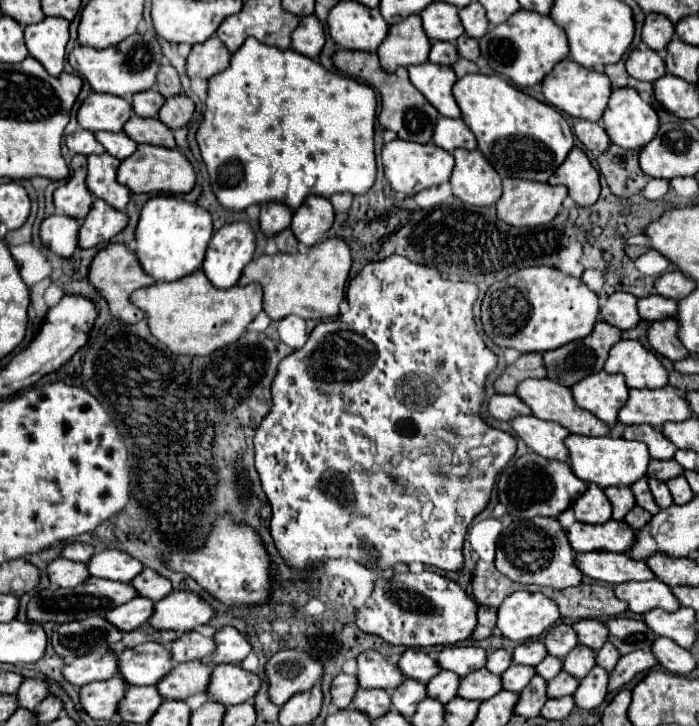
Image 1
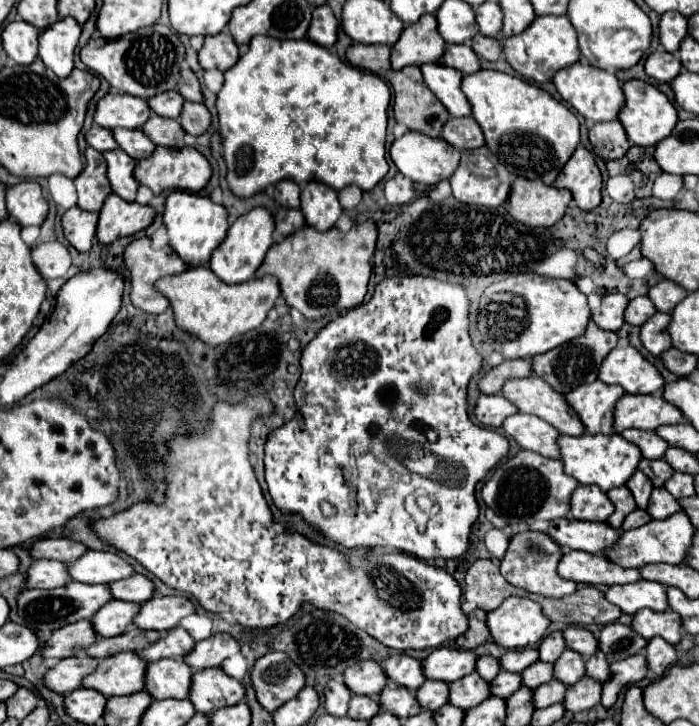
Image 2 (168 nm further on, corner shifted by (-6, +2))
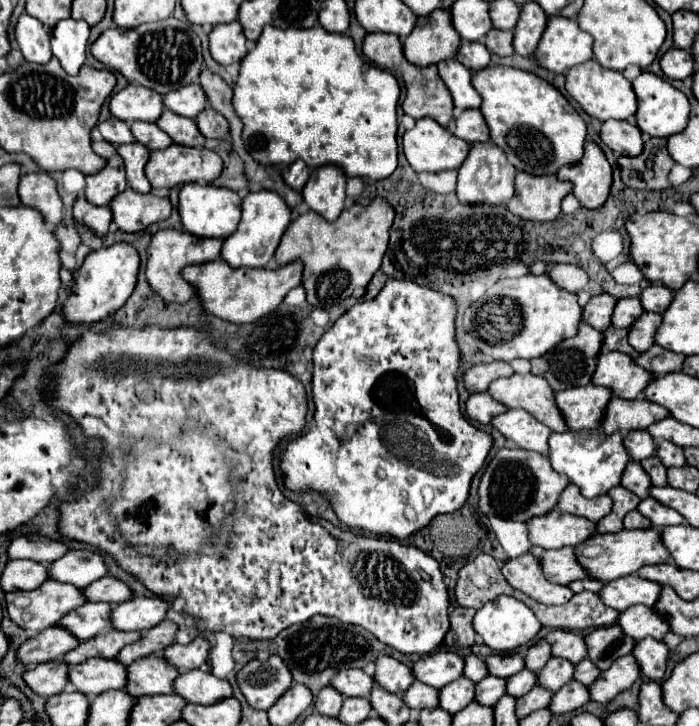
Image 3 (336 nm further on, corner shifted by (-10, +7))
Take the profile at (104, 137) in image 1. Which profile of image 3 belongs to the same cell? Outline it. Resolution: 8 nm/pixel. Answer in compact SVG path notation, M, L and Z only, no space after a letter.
M134 122L130 126L134 138L144 144L146 148L150 150L158 150L158 148L168 148L172 144L172 138L162 132L156 124L150 124L150 122Z

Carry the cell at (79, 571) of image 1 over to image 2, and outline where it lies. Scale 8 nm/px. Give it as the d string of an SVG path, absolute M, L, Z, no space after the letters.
M38 559L28 569L28 589L56 589L68 583L68 565L52 559Z

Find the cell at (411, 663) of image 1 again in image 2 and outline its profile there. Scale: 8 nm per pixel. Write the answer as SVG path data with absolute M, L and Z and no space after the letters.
M392 655L386 665L384 665L384 671L386 675L404 685L406 689L418 689L426 677L424 677L424 667L422 667L422 661L416 659L416 657L410 657L410 655Z

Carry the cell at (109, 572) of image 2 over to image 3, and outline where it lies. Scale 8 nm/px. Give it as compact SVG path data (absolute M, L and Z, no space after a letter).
M74 550L48 566L48 578L76 588L86 588L94 580L106 576L106 564L98 552Z

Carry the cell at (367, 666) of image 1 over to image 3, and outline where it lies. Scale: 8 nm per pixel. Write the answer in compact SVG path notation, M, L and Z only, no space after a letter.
M350 668L350 670L340 670L340 672L330 680L330 686L336 688L344 698L350 698L350 696L370 694L374 682L372 682L372 676L364 674L362 670Z

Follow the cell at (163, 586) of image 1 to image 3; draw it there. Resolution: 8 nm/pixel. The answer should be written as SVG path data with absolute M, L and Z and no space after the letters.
M104 576L104 578L92 582L88 588L82 588L82 592L88 602L120 604L120 602L132 598L132 592L128 590L128 586L112 576Z

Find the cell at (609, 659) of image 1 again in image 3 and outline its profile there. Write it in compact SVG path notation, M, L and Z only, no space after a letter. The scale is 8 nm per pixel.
M586 658L574 666L574 680L578 680L580 684L590 686L598 678L598 674L600 674L600 670Z

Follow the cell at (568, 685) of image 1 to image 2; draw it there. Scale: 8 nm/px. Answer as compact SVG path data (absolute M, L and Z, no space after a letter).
M554 679L544 683L544 685L540 685L534 691L534 707L540 709L540 707L554 705L554 703L562 703L566 689L568 689L566 685L560 685L560 681L554 681Z

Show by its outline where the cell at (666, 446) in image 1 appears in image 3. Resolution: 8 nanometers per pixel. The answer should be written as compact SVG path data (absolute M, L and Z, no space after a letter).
M632 430L624 434L624 448L628 452L628 456L636 462L652 456L656 452L656 444L654 438L646 432L646 430Z

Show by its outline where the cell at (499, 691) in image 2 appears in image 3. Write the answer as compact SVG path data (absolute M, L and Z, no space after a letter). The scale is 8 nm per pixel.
M486 676L476 684L476 696L474 700L482 706L494 706L500 696L506 694L506 680L496 678L496 676Z

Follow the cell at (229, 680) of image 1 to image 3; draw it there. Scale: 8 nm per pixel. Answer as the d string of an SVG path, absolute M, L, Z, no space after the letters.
M192 670L174 680L174 692L192 704L216 704L232 696L232 686L210 672Z

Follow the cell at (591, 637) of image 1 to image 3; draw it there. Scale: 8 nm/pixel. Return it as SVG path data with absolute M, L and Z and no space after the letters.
M550 630L544 636L552 648L554 658L568 660L572 664L578 664L580 660L586 658L586 648L584 648L584 636L568 630Z

